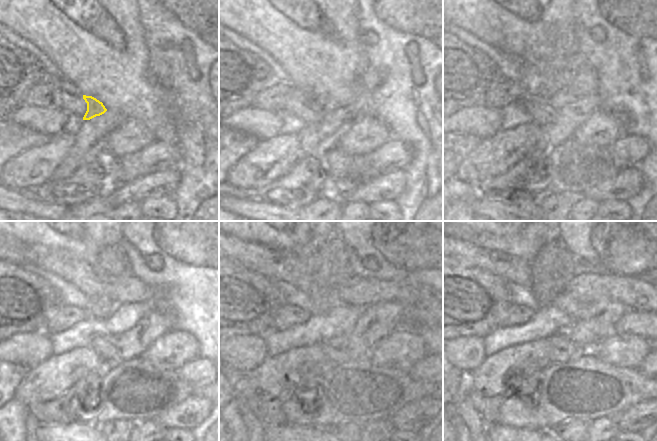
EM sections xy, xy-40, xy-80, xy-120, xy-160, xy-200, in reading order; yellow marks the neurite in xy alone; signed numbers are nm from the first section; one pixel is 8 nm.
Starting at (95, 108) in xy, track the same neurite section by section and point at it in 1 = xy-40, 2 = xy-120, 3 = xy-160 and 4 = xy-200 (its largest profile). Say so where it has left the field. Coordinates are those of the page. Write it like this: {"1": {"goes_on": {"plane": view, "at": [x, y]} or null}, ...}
{"1": {"goes_on": {"plane": "xy-40", "at": [319, 99]}}, "2": {"goes_on": {"plane": "xy-120", "at": [111, 265]}}, "3": {"goes_on": {"plane": "xy-160", "at": [333, 268]}}, "4": {"goes_on": {"plane": "xy-200", "at": [553, 268]}}}

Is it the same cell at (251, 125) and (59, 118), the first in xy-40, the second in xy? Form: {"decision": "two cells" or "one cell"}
{"decision": "one cell"}

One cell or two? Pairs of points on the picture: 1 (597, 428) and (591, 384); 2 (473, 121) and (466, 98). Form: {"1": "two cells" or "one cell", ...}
{"1": "two cells", "2": "two cells"}

